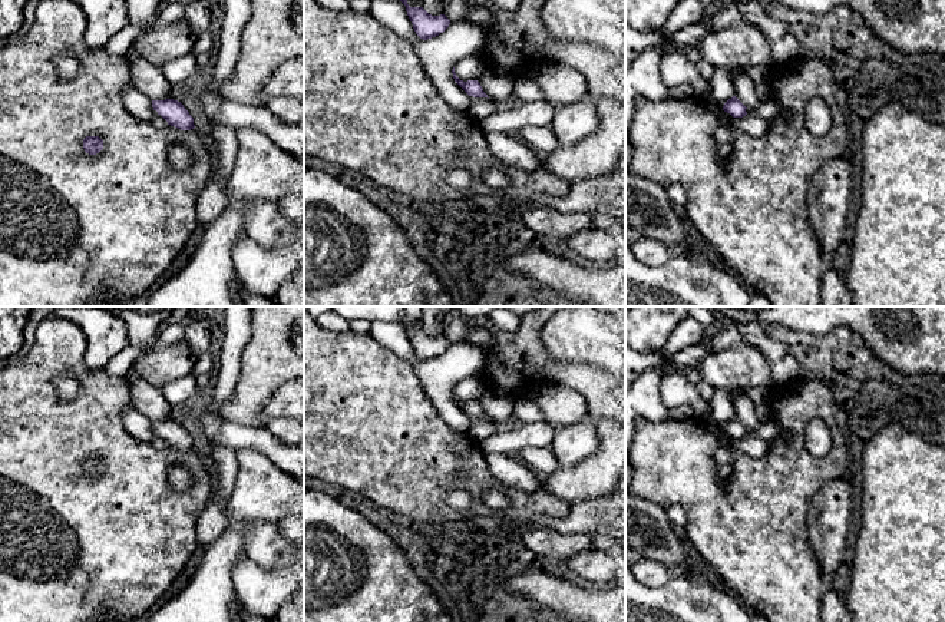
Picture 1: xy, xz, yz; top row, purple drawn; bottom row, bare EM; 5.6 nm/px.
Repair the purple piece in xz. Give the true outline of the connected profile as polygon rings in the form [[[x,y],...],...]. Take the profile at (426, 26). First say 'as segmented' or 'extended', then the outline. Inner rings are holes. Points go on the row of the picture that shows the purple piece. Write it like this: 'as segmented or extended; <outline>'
as segmented; [[[407,0],[400,1],[406,6],[407,16],[416,34],[423,40],[439,36],[450,24],[450,20],[445,14],[432,16],[423,7],[410,7]]]

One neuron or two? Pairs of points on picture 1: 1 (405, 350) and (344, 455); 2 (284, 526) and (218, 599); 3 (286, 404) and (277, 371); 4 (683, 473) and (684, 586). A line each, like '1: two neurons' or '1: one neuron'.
1: two neurons
2: two neurons
3: two neurons
4: two neurons

